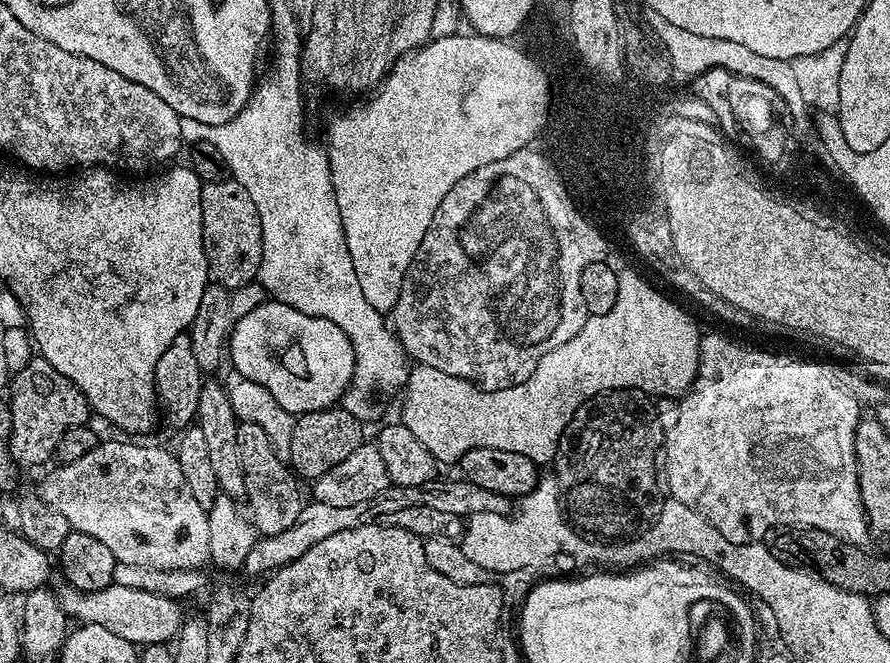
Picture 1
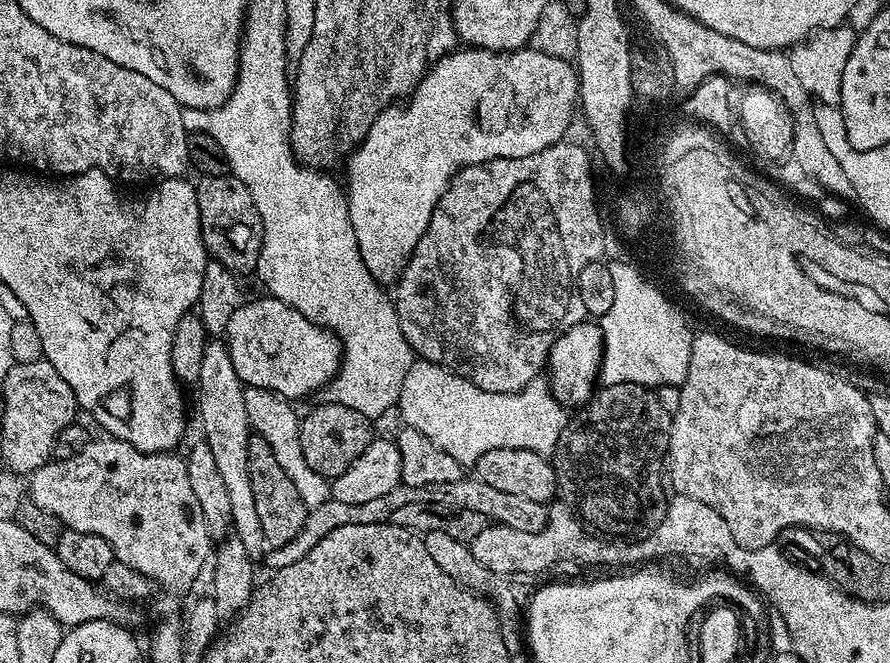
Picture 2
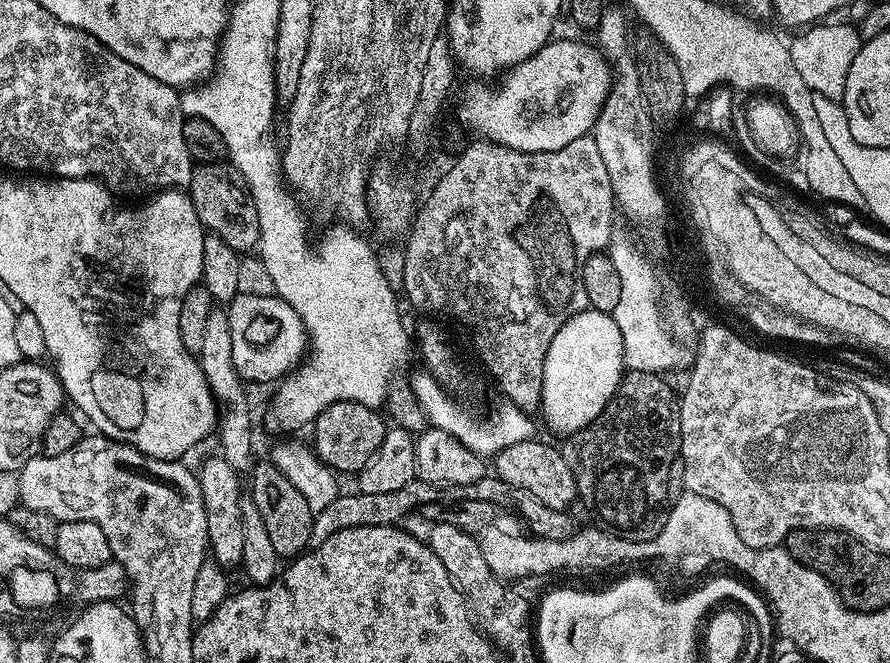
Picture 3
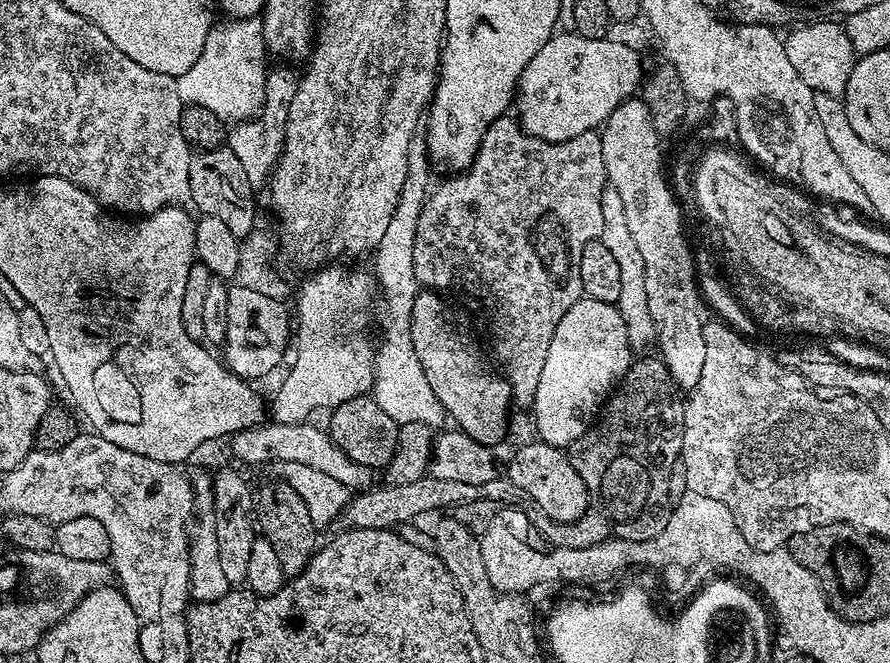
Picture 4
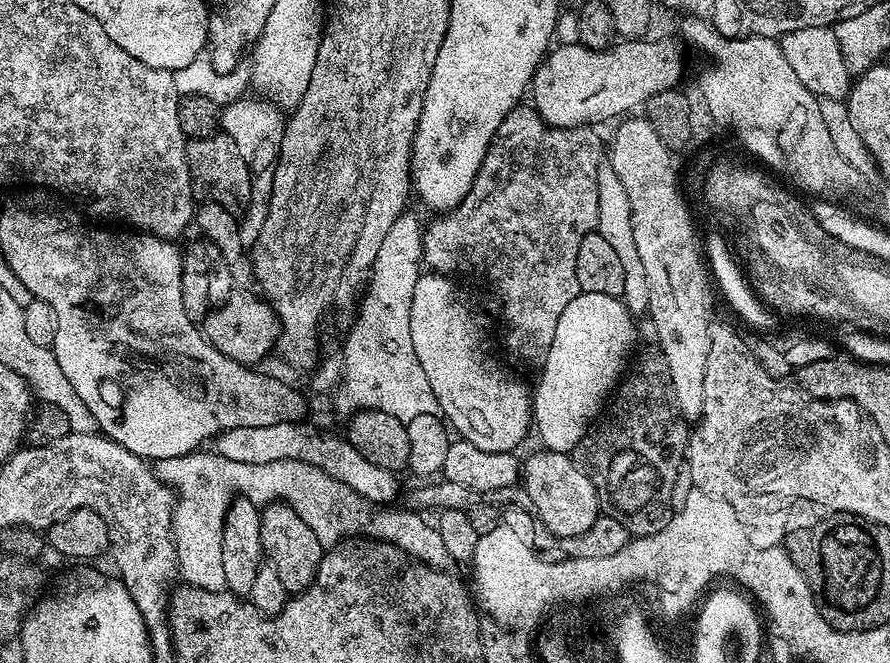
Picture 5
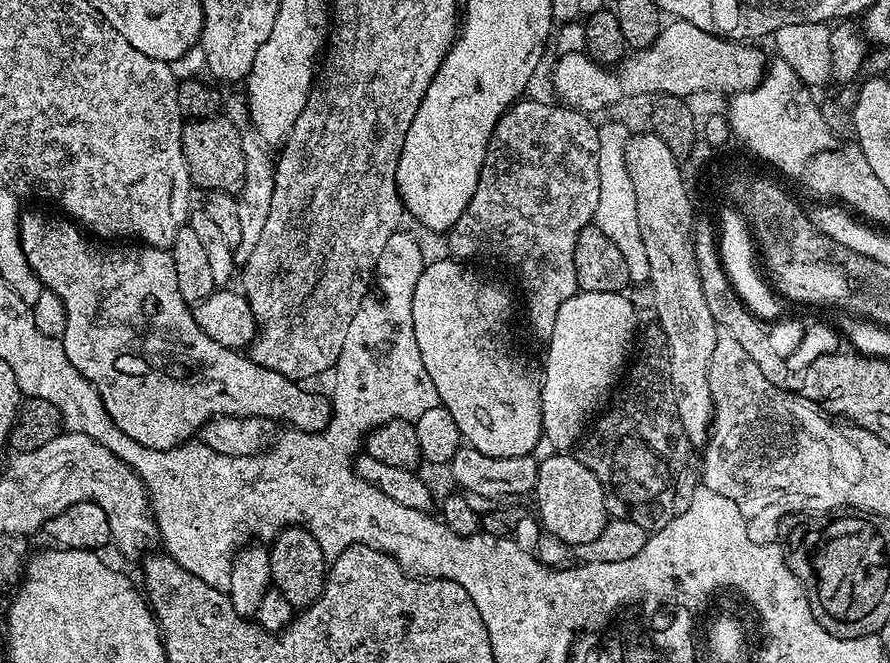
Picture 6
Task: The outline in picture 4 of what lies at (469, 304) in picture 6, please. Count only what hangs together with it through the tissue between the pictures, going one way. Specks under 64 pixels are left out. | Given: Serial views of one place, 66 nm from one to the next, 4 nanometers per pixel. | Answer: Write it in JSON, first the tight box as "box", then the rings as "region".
{"box":[412,290,514,446],"region":[[[420,290],[417,291],[416,297],[414,298],[414,306],[412,307],[412,341],[414,342],[414,354],[418,354],[418,362],[422,366],[422,370],[426,374],[426,382],[430,382],[430,388],[434,390],[434,398],[438,398],[438,402],[442,402],[445,413],[449,417],[453,416],[456,419],[455,427],[459,431],[466,433],[472,439],[476,439],[480,444],[485,444],[487,446],[495,446],[500,439],[504,436],[504,431],[508,428],[508,411],[513,411],[514,403],[512,401],[512,386],[504,379],[503,375],[495,374],[496,376],[491,376],[490,373],[484,372],[484,356],[480,353],[480,348],[476,345],[476,340],[474,337],[468,333],[468,328],[466,325],[460,321],[460,316],[447,304],[445,297],[441,293],[433,292],[431,290]]]}

